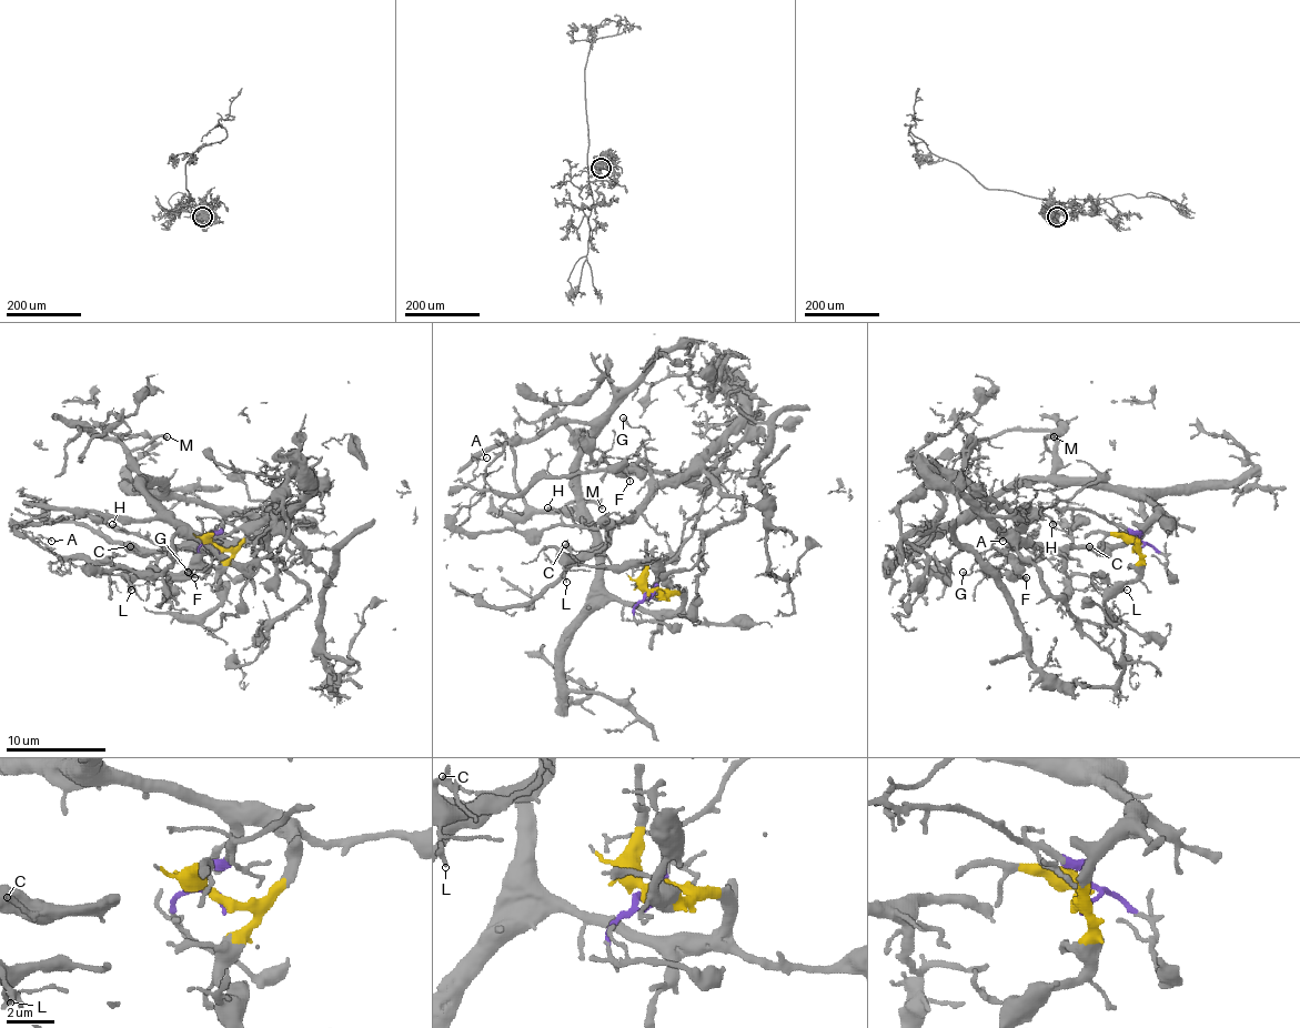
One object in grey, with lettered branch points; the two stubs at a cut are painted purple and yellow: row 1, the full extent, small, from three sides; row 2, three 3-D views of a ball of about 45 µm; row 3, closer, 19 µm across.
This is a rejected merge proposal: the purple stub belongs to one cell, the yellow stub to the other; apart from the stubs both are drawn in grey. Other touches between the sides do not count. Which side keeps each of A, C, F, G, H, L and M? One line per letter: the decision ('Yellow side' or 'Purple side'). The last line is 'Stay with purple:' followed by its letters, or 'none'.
A: Purple side
C: Purple side
F: Purple side
G: Purple side
H: Purple side
L: Purple side
M: Yellow side
Stay with purple: A, C, F, G, H, L

